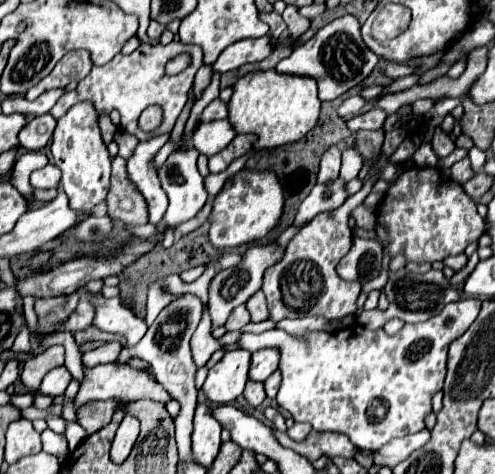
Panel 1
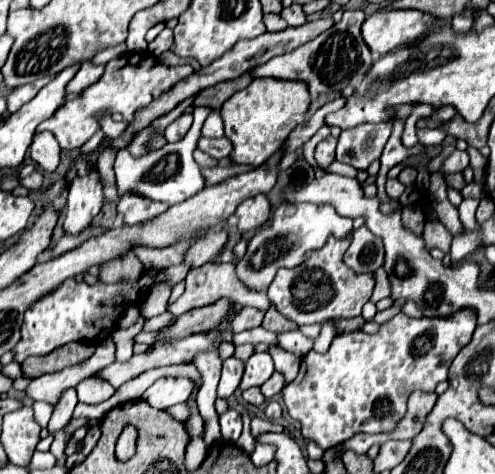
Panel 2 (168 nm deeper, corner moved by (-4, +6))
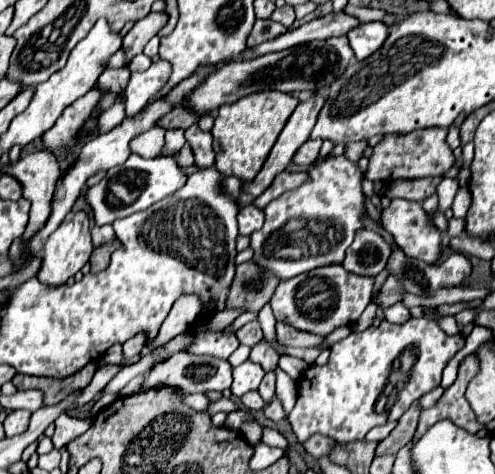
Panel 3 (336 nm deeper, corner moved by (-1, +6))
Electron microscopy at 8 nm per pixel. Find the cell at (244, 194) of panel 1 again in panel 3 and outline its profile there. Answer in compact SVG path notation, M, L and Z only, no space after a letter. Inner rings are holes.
M246 205L238 213L238 229L240 235L252 235L256 229L260 229L264 223L262 209L256 209L254 205Z

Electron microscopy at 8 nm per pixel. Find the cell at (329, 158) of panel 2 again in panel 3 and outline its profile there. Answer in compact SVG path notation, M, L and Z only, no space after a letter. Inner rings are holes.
M308 139L308 141L296 151L296 157L292 159L292 163L296 163L296 165L300 165L300 167L306 169L308 165L312 165L312 161L318 159L320 145L322 145L320 139Z

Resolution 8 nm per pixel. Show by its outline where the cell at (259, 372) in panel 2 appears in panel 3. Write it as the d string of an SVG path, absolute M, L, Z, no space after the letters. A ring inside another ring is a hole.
M246 361L234 369L234 383L232 383L232 393L236 397L242 397L248 391L258 389L260 381L264 377L264 369L258 363Z

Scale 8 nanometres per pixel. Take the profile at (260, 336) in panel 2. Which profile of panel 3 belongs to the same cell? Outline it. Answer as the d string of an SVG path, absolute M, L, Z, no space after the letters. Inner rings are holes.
M284 355L284 357L280 357L280 369L282 369L284 373L288 373L294 381L298 381L298 379L304 375L304 371L308 369L308 363L302 361L302 359L298 359L298 357Z

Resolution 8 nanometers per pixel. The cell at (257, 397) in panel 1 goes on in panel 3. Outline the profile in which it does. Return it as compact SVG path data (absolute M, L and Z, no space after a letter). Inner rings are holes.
M250 391L250 393L246 393L246 395L242 395L242 405L248 409L248 411L260 411L262 407L264 407L264 401L262 401L262 397L258 395L258 391Z

